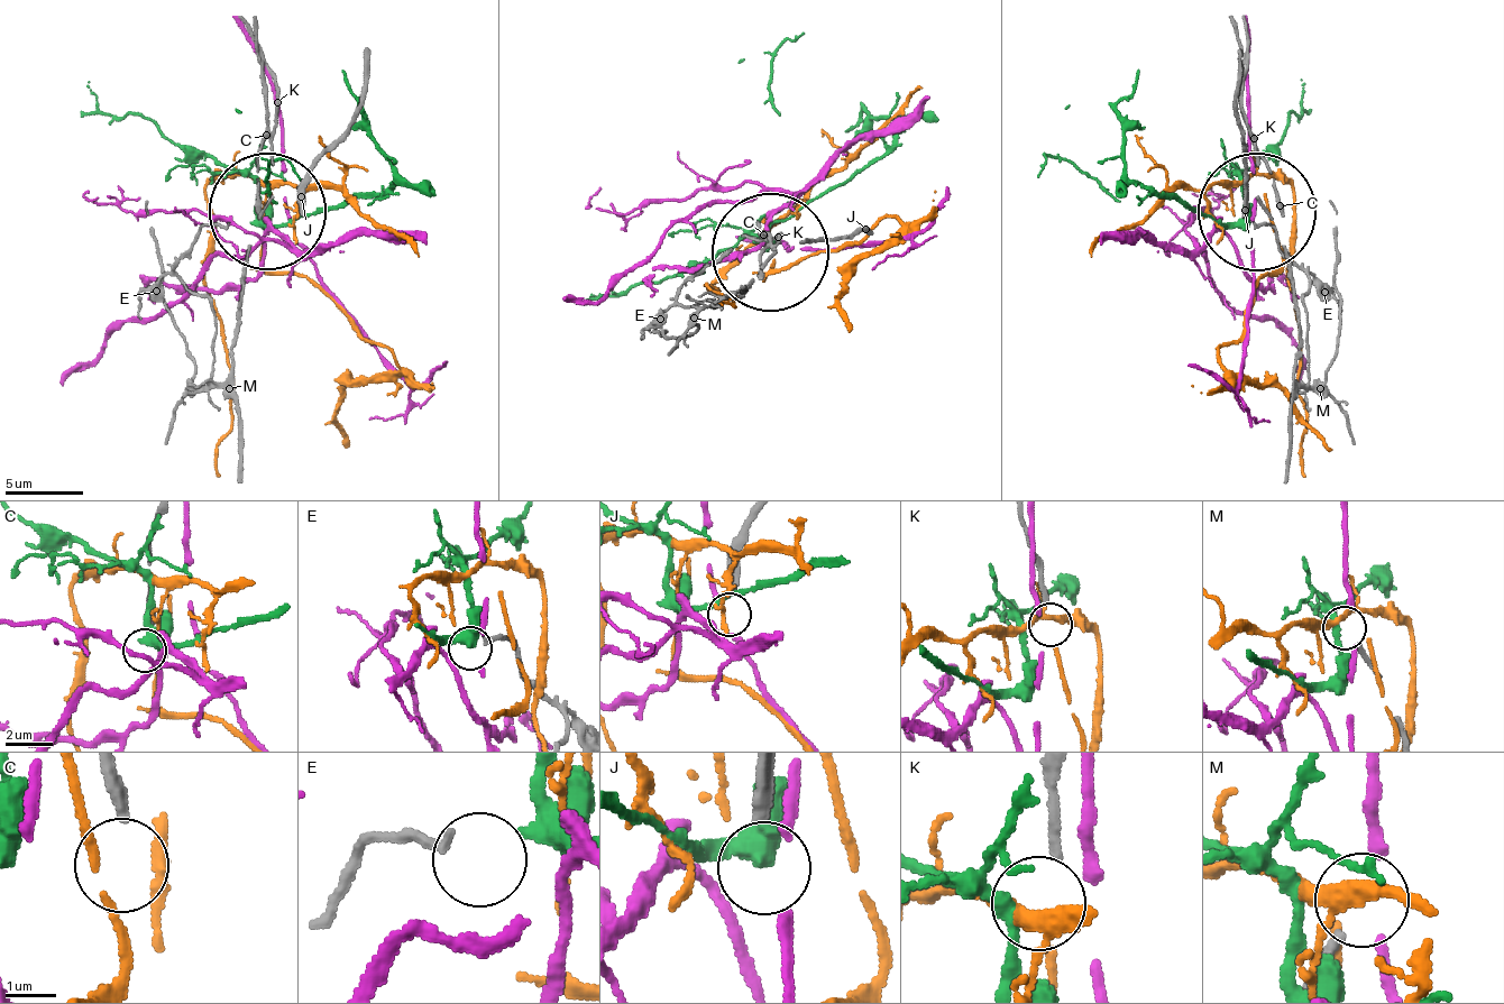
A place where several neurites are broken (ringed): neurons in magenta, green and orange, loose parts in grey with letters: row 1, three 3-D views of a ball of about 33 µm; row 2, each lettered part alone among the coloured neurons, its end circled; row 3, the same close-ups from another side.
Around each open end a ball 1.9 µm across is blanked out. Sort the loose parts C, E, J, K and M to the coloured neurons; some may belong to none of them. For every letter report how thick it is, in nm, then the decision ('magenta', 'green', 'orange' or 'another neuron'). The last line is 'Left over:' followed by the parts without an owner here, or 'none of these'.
C: 320 nm | another neuron
E: 200 nm | green
J: 280 nm | another neuron
K: 190 nm | orange
M: 200 nm | another neuron
Left over: C, J, M

